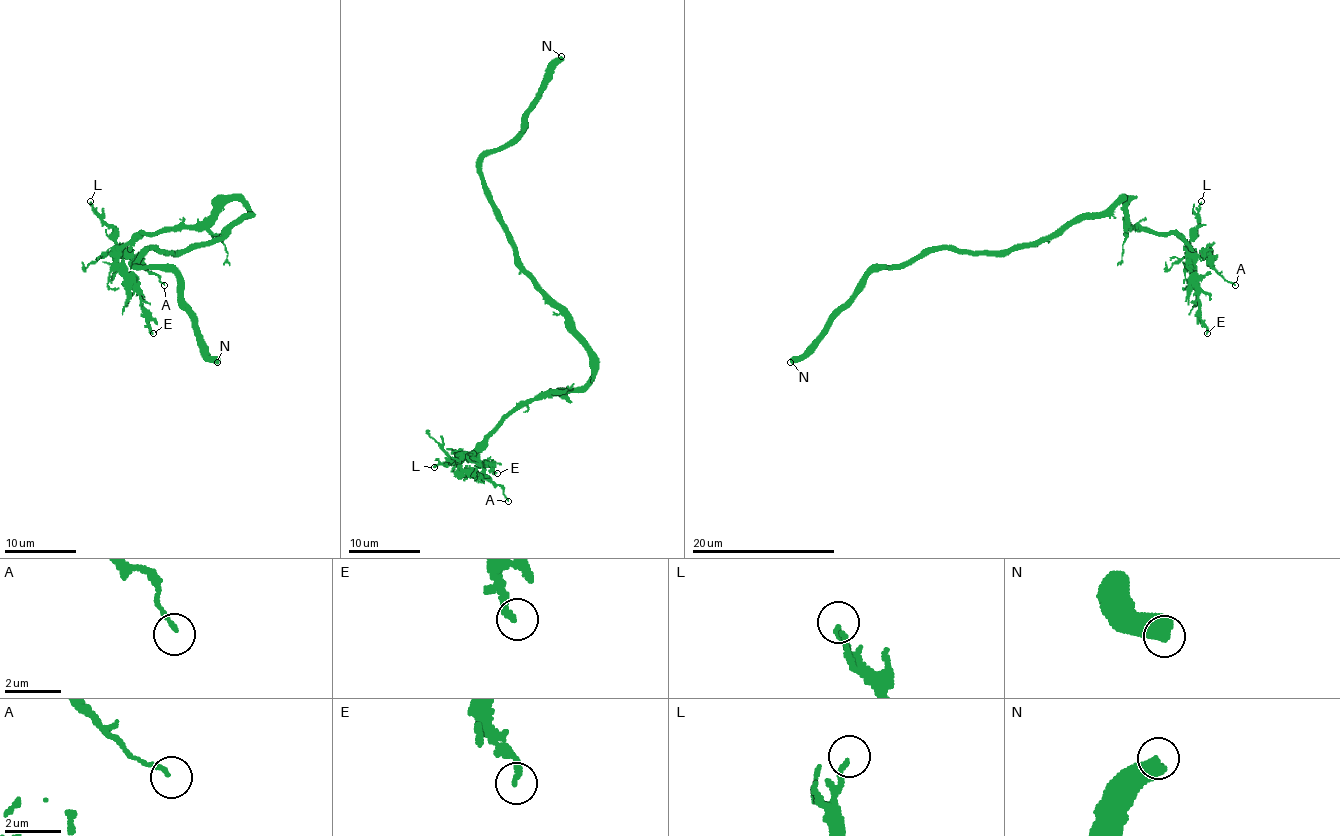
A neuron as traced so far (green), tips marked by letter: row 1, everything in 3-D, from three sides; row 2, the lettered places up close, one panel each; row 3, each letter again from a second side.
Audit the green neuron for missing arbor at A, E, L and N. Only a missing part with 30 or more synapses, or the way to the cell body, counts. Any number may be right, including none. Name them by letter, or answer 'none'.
N

